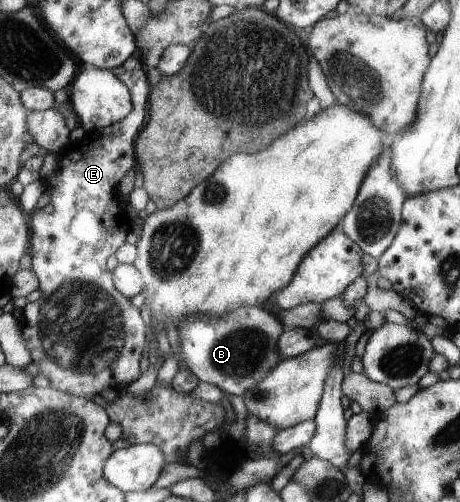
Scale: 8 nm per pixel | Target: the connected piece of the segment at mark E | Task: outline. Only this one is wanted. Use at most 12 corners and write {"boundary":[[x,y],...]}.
{"boundary":[[151,95],[55,154],[31,221],[44,296],[25,344],[88,401],[141,376],[146,324],[107,260],[132,230],[116,186]]}

